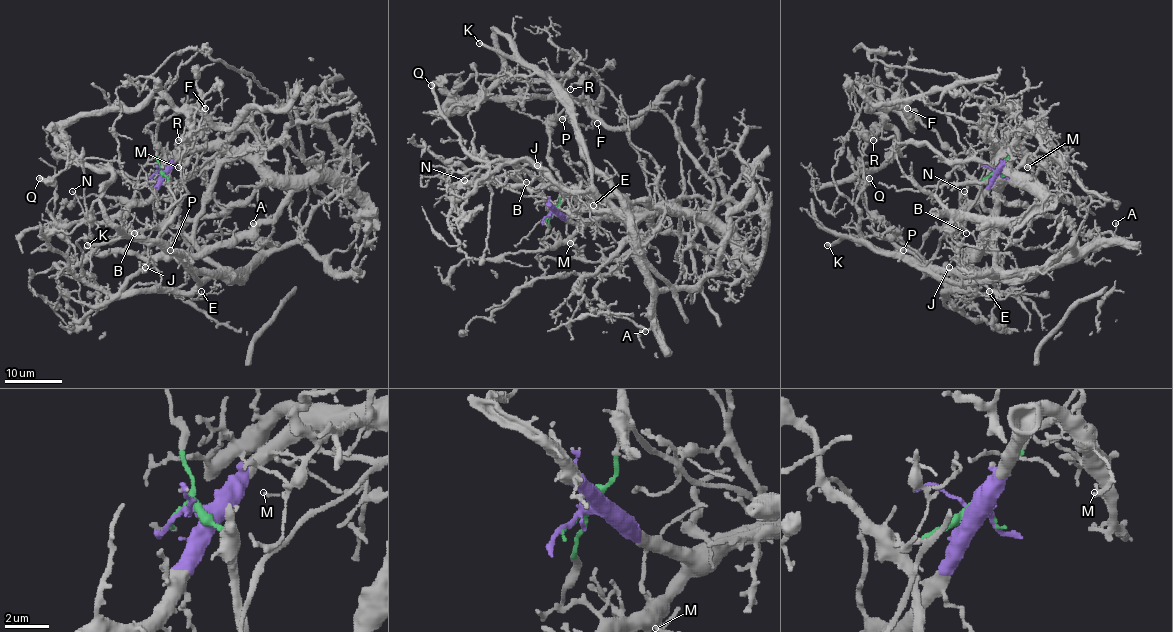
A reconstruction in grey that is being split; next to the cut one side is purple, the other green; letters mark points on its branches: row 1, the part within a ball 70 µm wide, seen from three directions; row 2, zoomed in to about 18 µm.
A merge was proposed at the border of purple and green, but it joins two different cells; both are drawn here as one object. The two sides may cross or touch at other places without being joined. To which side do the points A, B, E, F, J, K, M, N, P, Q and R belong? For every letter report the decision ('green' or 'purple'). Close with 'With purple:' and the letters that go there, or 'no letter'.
A: green
B: purple
E: green
F: green
J: green
K: green
M: purple
N: purple
P: green
Q: green
R: green
With purple: B, M, N

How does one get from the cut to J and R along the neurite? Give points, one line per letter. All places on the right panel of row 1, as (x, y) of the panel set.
J: (997, 171), (978, 182), (981, 205), (1000, 231), (996, 264), (974, 292), (963, 285), (958, 258), (948, 267)
R: (997, 171), (977, 181), (940, 136), (910, 111), (888, 106), (880, 112), (861, 109), (858, 128), (873, 139)

